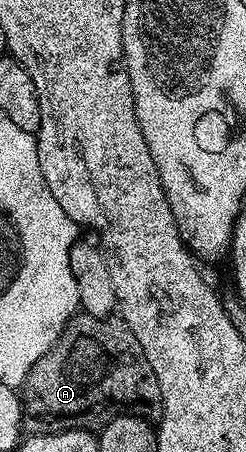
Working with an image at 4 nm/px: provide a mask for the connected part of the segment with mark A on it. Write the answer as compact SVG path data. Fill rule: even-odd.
M85 313L75 314L58 334L58 339L50 346L48 353L32 365L24 384L24 407L38 419L59 419L59 424L74 429L101 429L116 415L129 413L141 415L143 419L157 420L162 414L162 394L156 377L140 349L140 341L128 329L121 317L101 319Z

